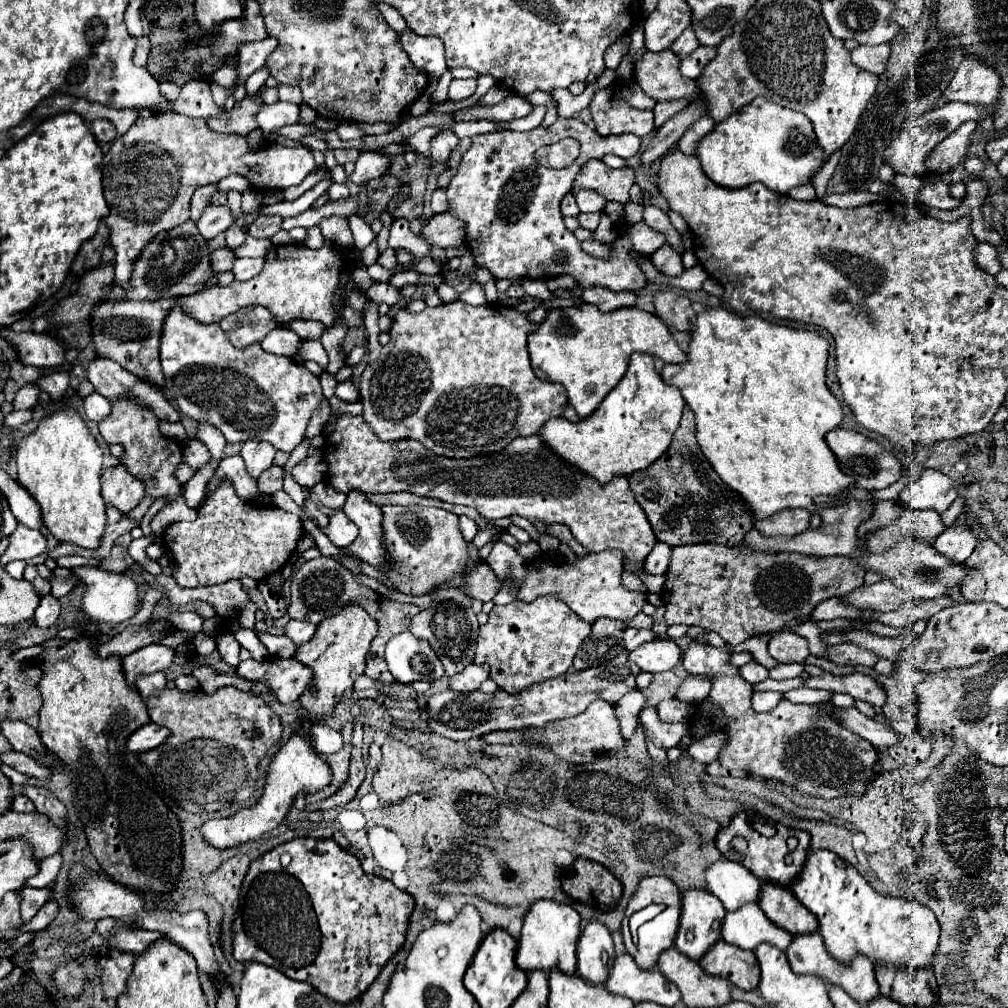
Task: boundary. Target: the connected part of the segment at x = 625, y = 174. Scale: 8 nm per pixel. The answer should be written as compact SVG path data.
M592 159L590 163L582 165L582 171L574 177L572 189L592 189L600 193L608 201L628 203L628 191L634 183L634 171L628 167L612 169L604 165L598 159Z

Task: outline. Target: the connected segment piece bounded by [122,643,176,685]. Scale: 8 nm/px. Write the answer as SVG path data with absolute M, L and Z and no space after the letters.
M154 643L154 645L146 645L138 651L134 651L132 655L122 659L122 669L126 673L126 679L130 685L134 685L134 677L138 673L156 673L156 671L164 671L172 661L174 661L176 651L172 647Z

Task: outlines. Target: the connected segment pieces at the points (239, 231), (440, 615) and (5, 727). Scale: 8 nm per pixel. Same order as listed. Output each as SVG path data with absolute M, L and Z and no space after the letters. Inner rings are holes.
M232 225L232 227L226 231L226 245L228 245L230 249L236 249L236 247L244 245L244 241L246 241L246 231L244 231L242 227Z
M438 587L434 591L434 601L428 609L420 611L410 625L410 631L418 639L426 639L438 659L442 661L446 675L456 675L462 671L466 665L472 663L474 659L474 645L476 645L476 635L478 635L478 621L474 611L470 609L468 597L458 593L454 587Z
M6 719L2 723L2 735L10 741L14 751L20 751L26 755L40 755L44 751L44 745L38 739L38 731L28 727L24 721Z

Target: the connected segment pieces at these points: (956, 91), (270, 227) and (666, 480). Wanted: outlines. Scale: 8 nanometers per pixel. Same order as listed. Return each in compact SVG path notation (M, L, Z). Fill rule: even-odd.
M966 55L944 97L948 101L990 105L998 99L1000 81L1000 75L994 73L994 67L990 67L984 59L978 55Z
M260 215L248 229L248 233L256 239L272 239L282 229L280 215Z
M684 407L684 415L666 455L656 459L650 467L628 475L628 481L638 505L644 509L654 529L656 539L670 547L678 547L682 543L722 543L734 547L742 543L754 525L754 513L746 507L744 499L732 487L726 487L710 467L710 461L704 459L694 435L694 413L688 407ZM700 509L708 511L708 517L700 517Z

